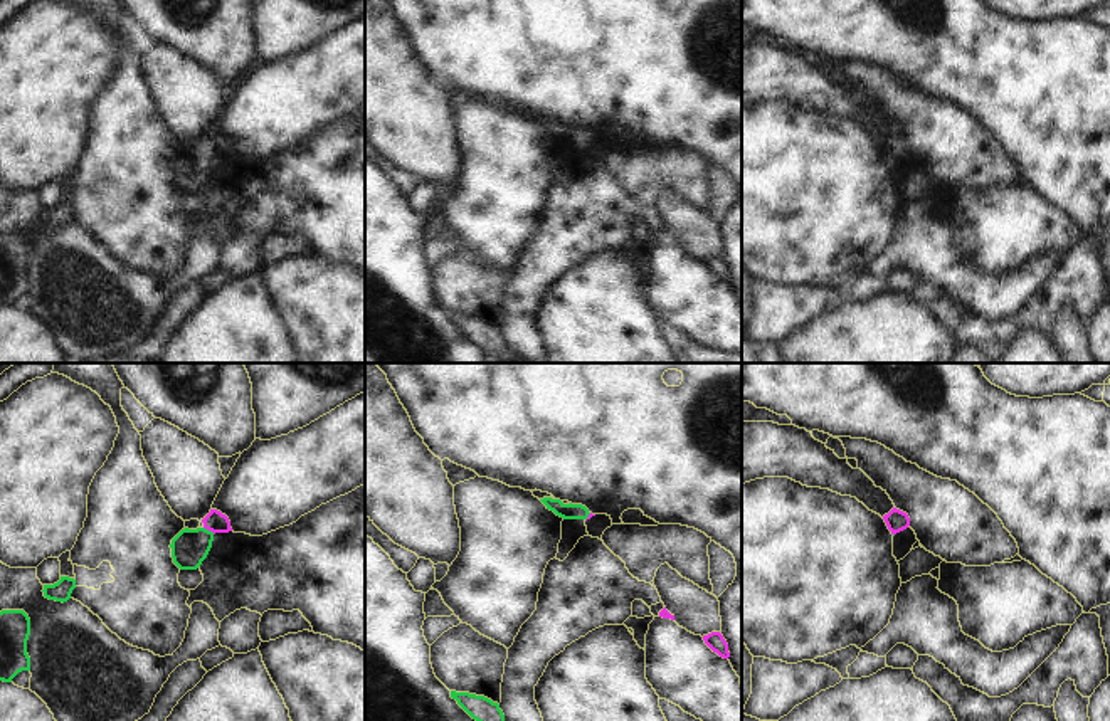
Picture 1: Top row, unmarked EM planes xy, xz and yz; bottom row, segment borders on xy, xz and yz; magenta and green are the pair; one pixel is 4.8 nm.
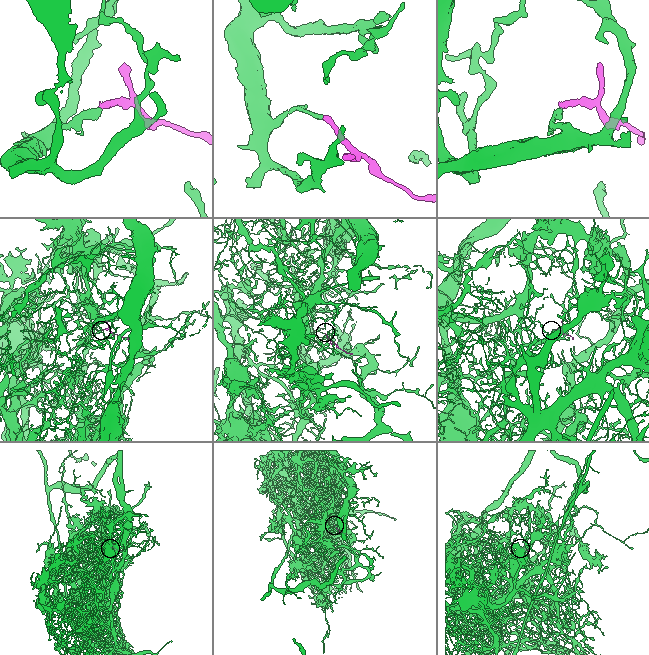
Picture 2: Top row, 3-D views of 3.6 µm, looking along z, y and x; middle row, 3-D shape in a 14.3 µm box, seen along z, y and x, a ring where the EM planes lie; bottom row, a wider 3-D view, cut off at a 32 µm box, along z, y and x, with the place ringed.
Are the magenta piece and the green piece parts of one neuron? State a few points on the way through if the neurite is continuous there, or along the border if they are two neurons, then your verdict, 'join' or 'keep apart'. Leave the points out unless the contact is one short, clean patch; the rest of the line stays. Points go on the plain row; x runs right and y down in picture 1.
way xy (216, 145), (209, 153), (190, 170); join

